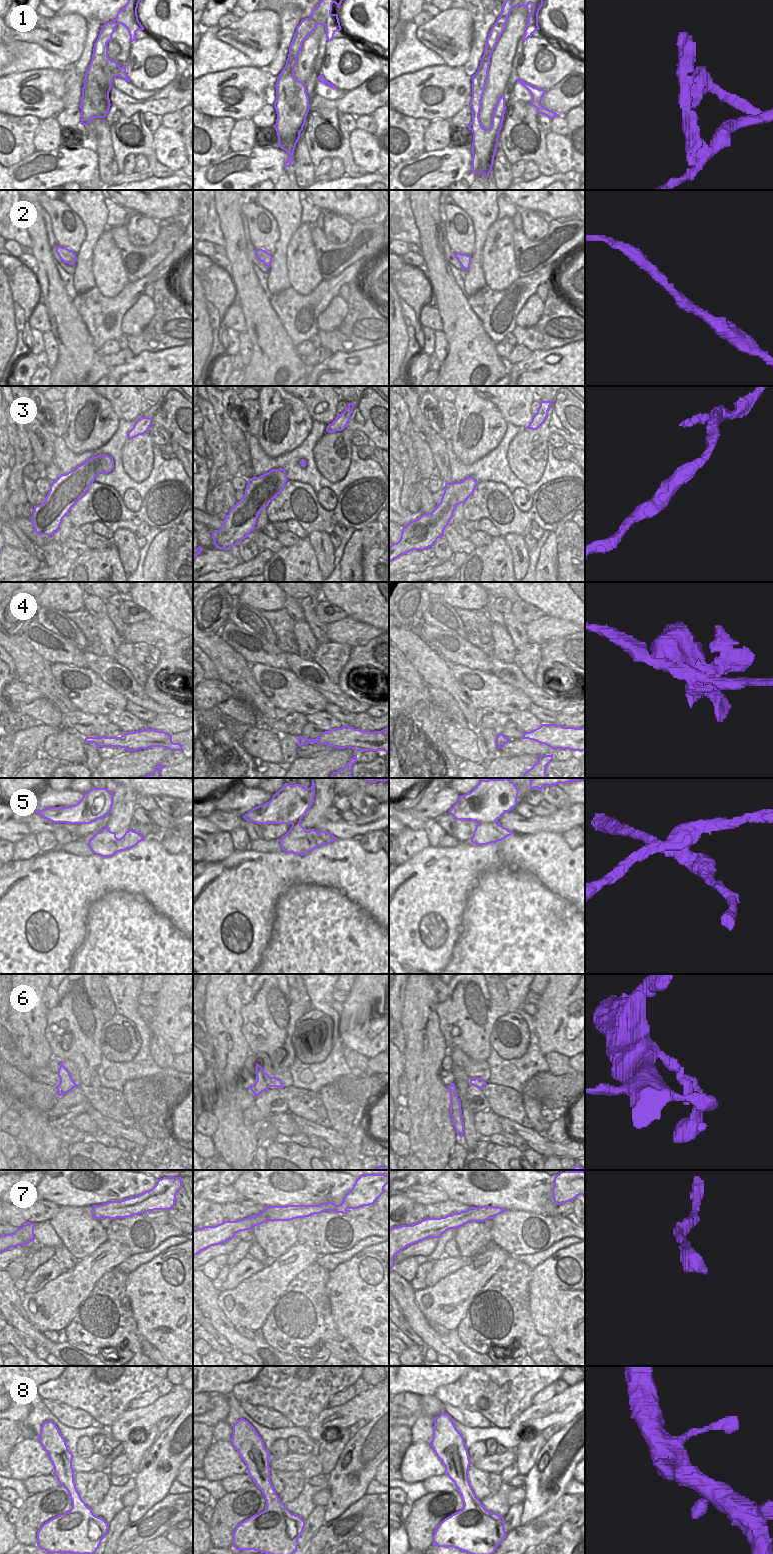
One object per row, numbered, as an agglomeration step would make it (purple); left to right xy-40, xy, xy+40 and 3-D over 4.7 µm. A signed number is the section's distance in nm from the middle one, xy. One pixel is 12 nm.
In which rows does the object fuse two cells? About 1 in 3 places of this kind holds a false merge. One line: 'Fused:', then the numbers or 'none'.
Fused: 4, 5

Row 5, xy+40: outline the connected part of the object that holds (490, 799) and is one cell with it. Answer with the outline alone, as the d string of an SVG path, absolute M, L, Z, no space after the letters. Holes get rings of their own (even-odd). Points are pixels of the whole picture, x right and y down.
M508 778L480 780L469 793L460 795L448 811L456 820L495 823L517 805L518 788Z

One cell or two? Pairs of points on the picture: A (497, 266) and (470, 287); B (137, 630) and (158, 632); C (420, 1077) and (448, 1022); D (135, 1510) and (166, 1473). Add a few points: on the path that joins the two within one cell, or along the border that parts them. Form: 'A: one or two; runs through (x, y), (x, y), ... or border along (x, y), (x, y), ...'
A: two; border along (481, 254), (481, 268), (486, 284)
B: one; runs through (142, 631), (153, 632)
C: two; border along (436, 1011), (439, 1020), (439, 1030), (448, 1050)
D: one; runs through (144, 1501), (157, 1482)

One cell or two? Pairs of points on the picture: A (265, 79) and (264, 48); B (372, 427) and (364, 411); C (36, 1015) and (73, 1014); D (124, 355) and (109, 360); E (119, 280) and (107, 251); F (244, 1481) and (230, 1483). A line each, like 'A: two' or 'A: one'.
A: two
B: one
C: two
D: one
E: one
F: one

